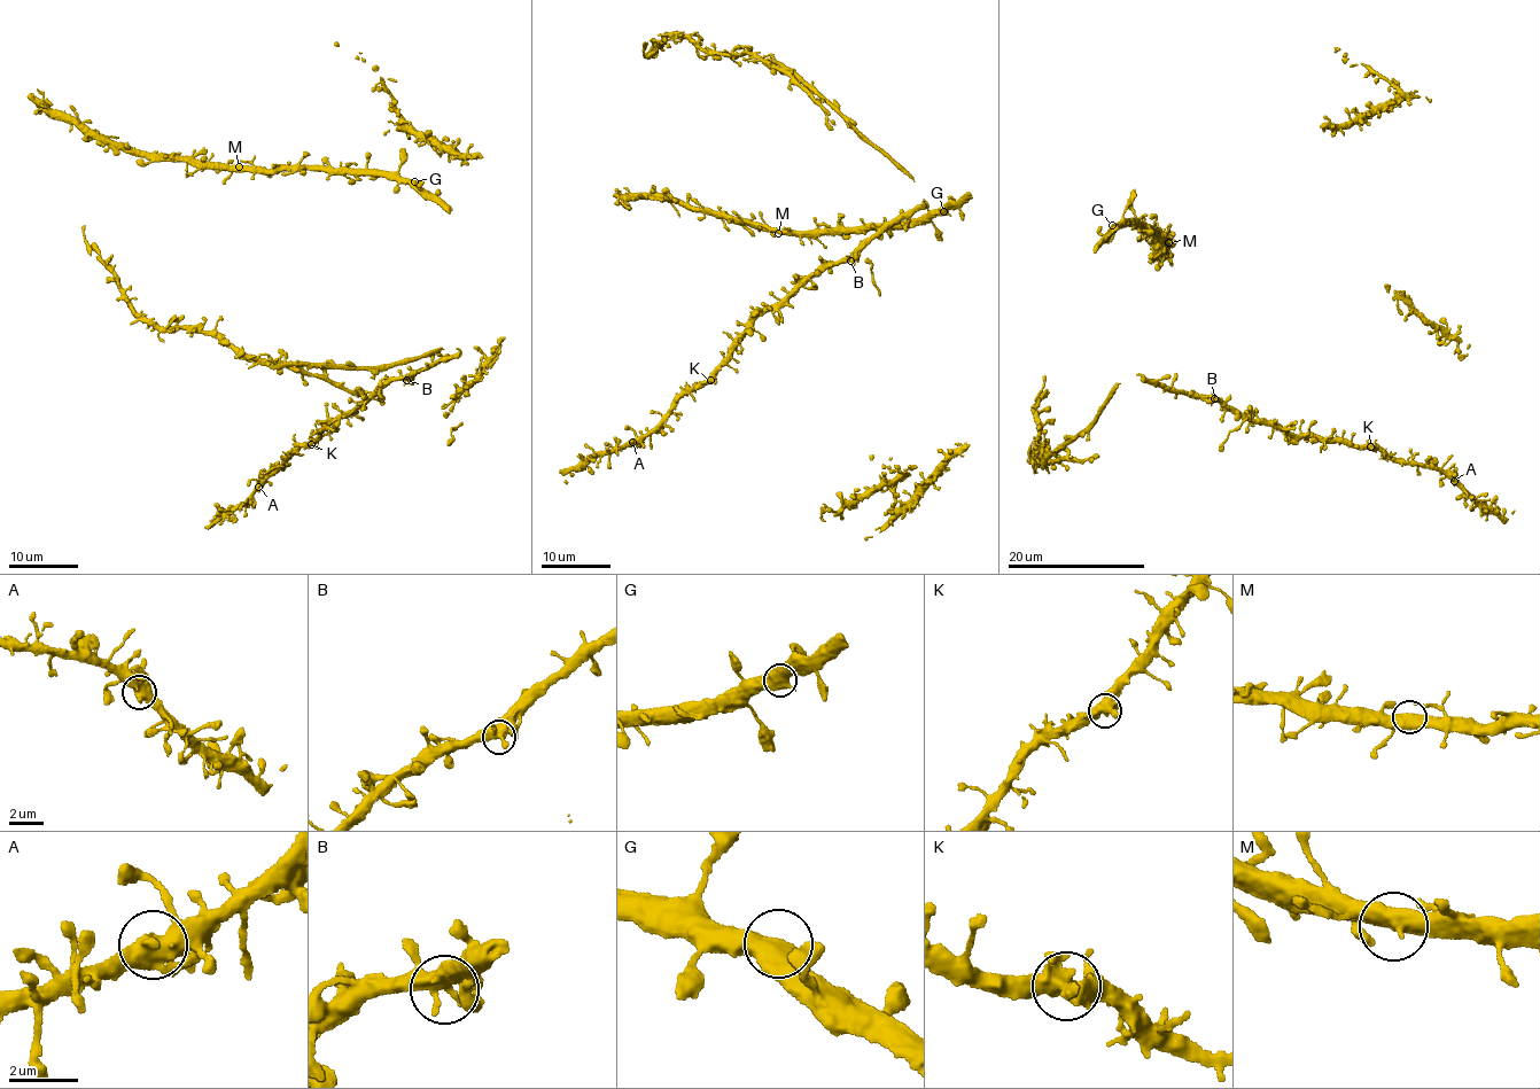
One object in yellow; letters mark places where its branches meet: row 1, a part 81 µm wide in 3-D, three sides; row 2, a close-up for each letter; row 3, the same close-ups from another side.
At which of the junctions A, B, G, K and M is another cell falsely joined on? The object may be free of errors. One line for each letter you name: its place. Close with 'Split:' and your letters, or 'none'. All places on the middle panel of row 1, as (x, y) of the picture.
Split: none

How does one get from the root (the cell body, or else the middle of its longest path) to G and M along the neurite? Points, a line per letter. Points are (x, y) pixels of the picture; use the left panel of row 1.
G: (449, 214), (414, 181)
M: (449, 214), (406, 181), (397, 183), (381, 176), (332, 174), (305, 169), (256, 172), (243, 171), (239, 166)

